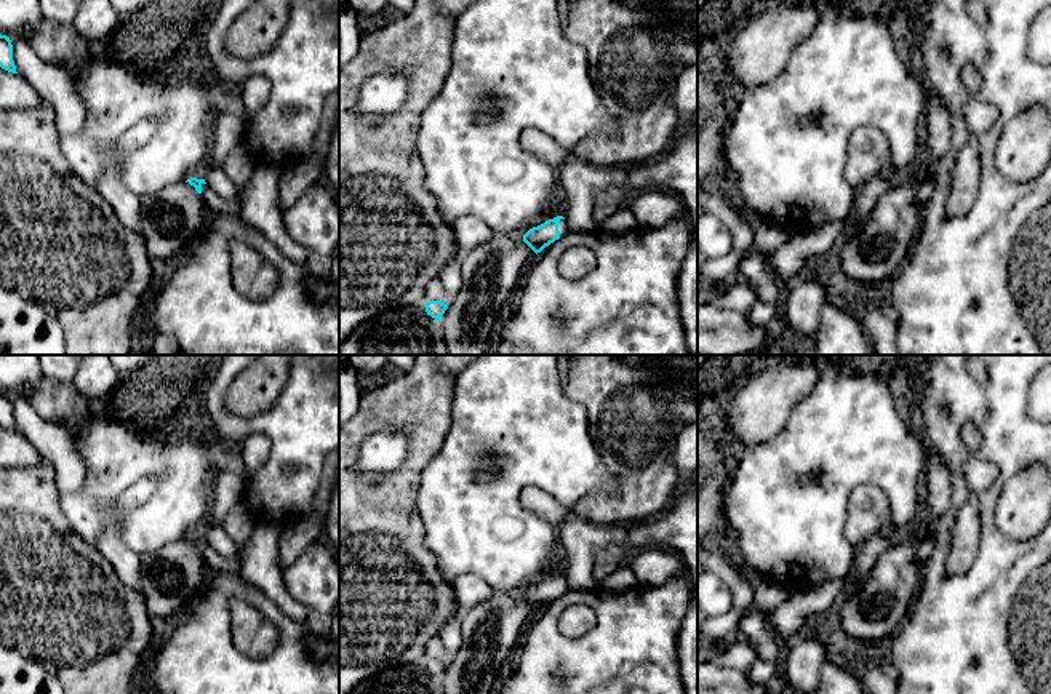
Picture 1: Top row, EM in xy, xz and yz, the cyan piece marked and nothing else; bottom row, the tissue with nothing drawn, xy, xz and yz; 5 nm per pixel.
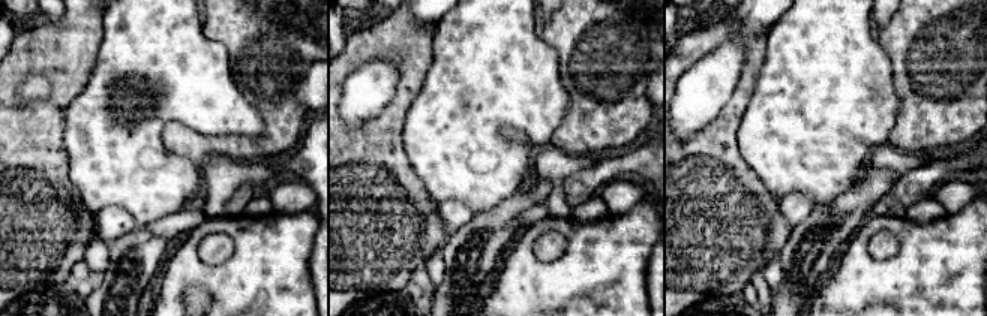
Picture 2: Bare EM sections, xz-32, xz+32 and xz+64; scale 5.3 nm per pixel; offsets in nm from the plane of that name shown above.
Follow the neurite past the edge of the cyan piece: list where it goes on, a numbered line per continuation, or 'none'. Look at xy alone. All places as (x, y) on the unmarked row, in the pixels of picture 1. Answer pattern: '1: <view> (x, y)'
1: xy (239, 523)

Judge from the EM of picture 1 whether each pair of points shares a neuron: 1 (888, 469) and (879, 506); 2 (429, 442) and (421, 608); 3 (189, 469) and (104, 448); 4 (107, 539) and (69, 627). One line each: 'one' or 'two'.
1: two
2: one
3: one
4: two

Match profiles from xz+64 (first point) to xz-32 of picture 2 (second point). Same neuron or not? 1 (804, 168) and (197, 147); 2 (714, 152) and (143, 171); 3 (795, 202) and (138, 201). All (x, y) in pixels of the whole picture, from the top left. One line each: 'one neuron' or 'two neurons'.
1: two neurons
2: two neurons
3: two neurons

